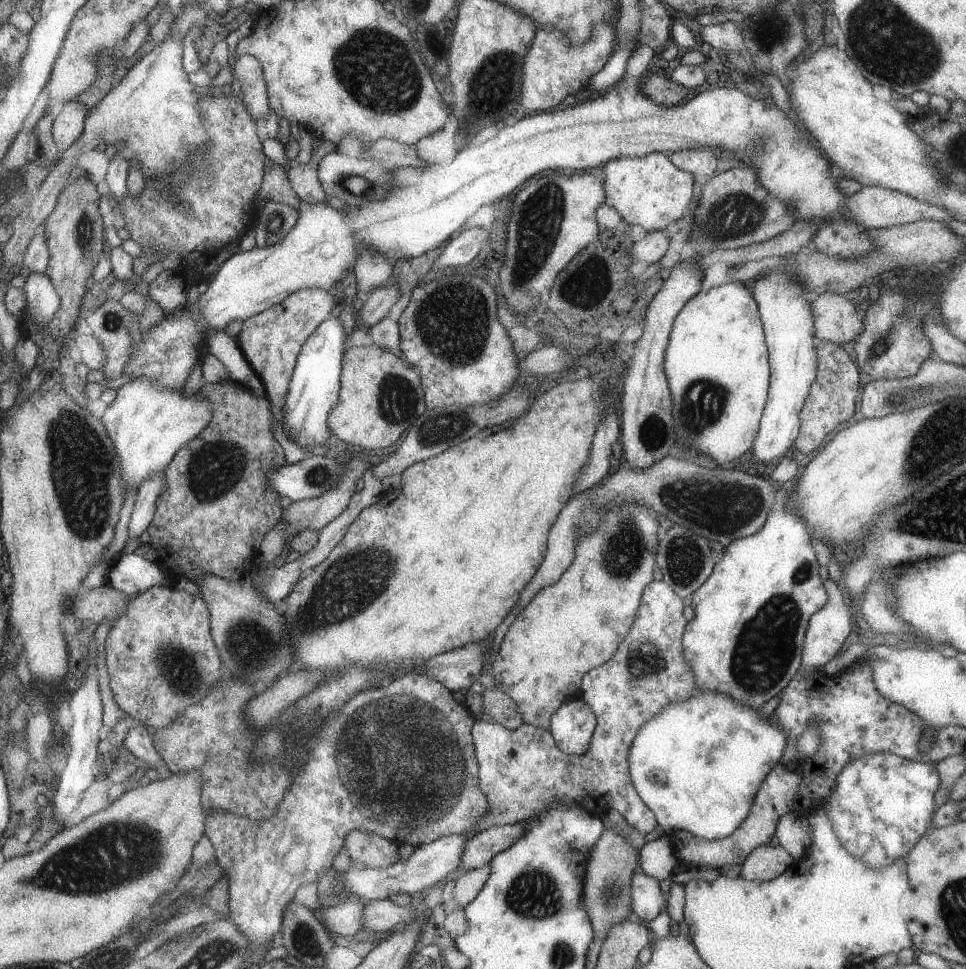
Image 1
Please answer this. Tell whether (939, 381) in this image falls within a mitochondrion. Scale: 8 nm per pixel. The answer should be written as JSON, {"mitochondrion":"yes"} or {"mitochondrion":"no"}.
{"mitochondrion":"yes"}

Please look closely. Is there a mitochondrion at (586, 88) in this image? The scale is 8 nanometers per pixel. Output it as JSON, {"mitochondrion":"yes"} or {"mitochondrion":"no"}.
{"mitochondrion":"no"}

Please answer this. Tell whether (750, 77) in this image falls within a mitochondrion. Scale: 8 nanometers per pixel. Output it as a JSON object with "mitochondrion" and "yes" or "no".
{"mitochondrion":"no"}

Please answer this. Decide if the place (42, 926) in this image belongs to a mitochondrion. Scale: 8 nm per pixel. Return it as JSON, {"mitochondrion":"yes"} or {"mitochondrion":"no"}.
{"mitochondrion":"no"}

